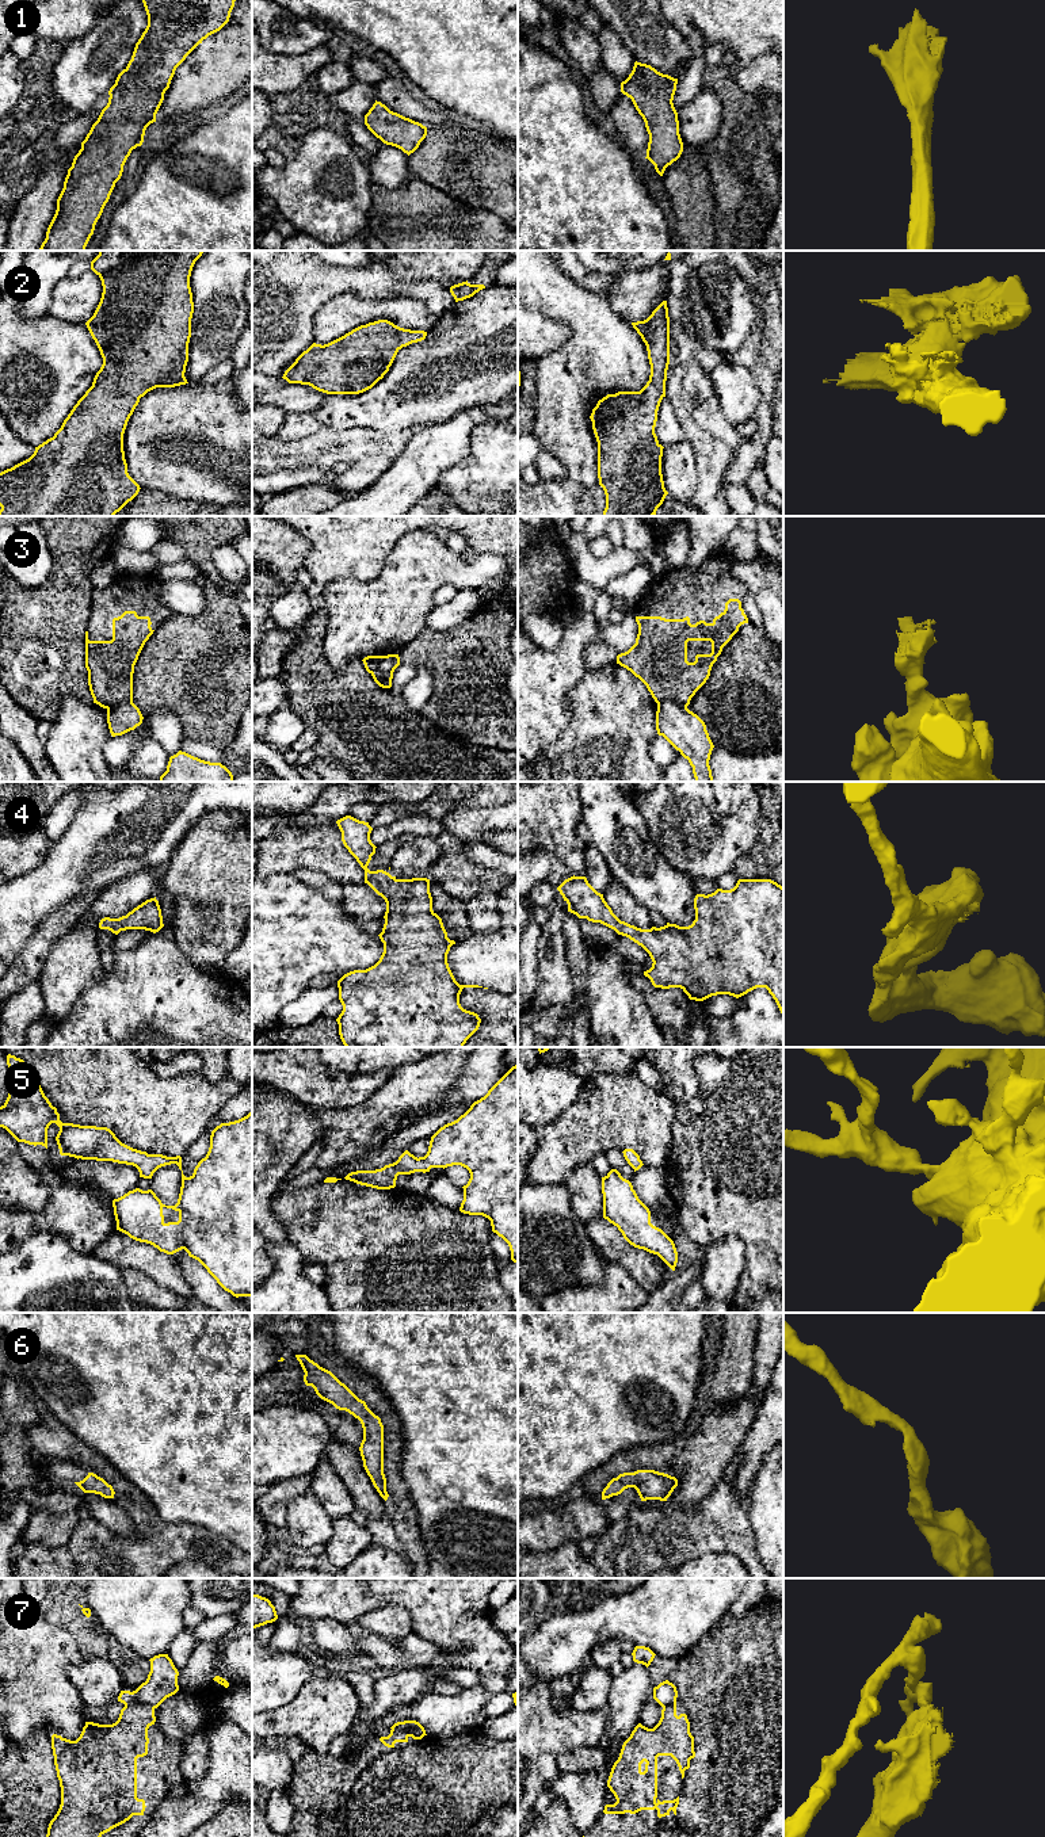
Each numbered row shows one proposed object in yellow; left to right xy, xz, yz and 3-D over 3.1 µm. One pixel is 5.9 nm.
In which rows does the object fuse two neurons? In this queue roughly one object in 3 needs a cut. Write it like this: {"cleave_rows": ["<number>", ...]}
{"cleave_rows": ["3", "7"]}

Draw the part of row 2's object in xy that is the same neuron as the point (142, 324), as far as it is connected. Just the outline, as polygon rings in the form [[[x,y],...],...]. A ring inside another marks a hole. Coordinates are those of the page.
[[[99,251],[99,255],[91,261],[91,270],[100,278],[103,293],[94,316],[85,325],[100,351],[103,364],[96,373],[92,386],[77,401],[54,436],[35,447],[34,454],[28,459],[0,473],[0,516],[114,516],[138,494],[141,488],[127,473],[123,434],[140,398],[148,392],[156,387],[175,387],[188,383],[184,373],[188,362],[188,343],[194,313],[190,276],[195,261],[203,252],[205,251]]]

